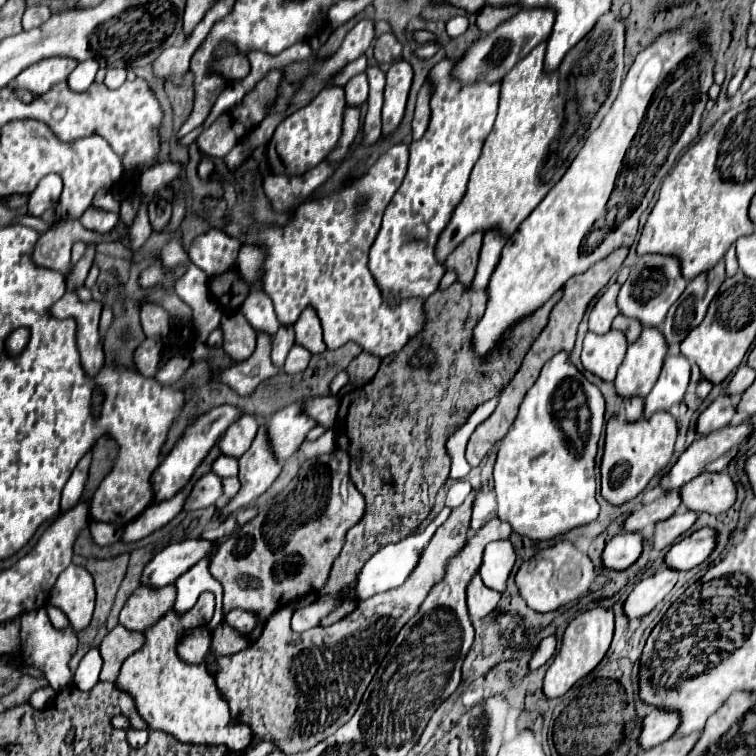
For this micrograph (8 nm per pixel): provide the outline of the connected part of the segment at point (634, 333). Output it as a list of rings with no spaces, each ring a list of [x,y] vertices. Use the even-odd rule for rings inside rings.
[[[622,313],[616,315],[612,327],[614,327],[614,329],[622,329],[622,331],[626,333],[626,337],[628,337],[628,343],[636,341],[636,339],[640,337],[642,329],[644,329],[640,321],[636,321],[636,319],[632,319],[632,317],[622,317]]]

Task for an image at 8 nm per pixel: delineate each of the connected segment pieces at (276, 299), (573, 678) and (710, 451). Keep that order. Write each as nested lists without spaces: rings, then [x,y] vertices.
[[[396,144],[384,153],[360,182],[348,183],[342,193],[322,199],[306,199],[294,211],[290,225],[282,229],[254,229],[246,233],[240,225],[228,223],[224,231],[242,243],[266,247],[264,291],[270,295],[278,321],[294,325],[306,305],[318,311],[328,349],[338,349],[346,341],[354,341],[362,351],[386,357],[400,351],[408,339],[420,333],[424,317],[420,313],[422,299],[406,299],[398,309],[390,307],[368,271],[368,249],[380,229],[382,213],[398,191],[407,172],[408,145]]]
[[[594,607],[588,609],[580,615],[576,615],[570,625],[564,631],[562,637],[562,647],[556,653],[552,665],[546,671],[544,677],[544,695],[546,697],[560,697],[564,695],[578,679],[582,679],[584,675],[588,675],[606,655],[610,641],[612,641],[612,633],[614,633],[614,613],[608,607]]]
[[[740,423],[740,425],[728,425],[728,427],[724,427],[724,429],[716,431],[716,433],[710,433],[708,437],[696,439],[678,457],[678,461],[672,465],[672,469],[660,477],[662,491],[676,491],[676,489],[680,489],[682,485],[686,485],[688,481],[692,481],[694,477],[698,477],[704,471],[722,471],[730,463],[730,459],[738,453],[738,449],[746,443],[750,431],[752,431],[752,427],[748,423]]]

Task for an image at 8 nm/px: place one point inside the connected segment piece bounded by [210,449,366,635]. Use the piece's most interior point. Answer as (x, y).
(287, 550)

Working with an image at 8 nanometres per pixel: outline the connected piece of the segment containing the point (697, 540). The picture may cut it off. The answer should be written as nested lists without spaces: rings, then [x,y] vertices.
[[[704,527],[684,537],[682,541],[674,543],[664,557],[664,563],[674,571],[690,571],[712,553],[714,543],[716,543],[714,531]]]

